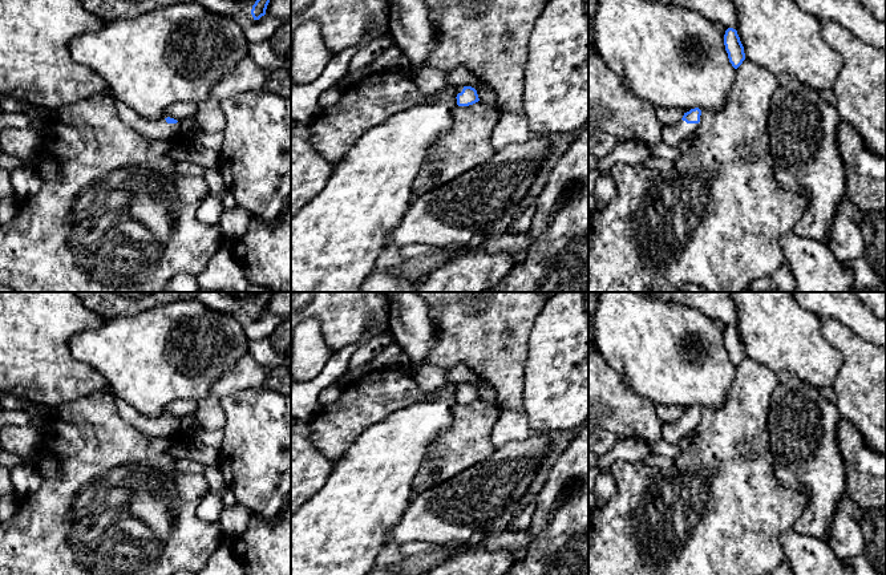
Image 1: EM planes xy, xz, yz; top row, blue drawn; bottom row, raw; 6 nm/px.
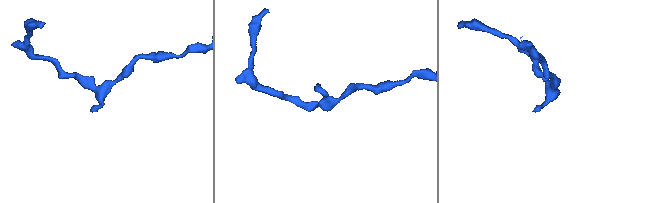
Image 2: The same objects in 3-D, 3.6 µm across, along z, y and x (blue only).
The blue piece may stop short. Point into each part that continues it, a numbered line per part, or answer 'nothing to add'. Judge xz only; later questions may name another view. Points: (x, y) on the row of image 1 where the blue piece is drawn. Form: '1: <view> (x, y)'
1: xz (429, 80)

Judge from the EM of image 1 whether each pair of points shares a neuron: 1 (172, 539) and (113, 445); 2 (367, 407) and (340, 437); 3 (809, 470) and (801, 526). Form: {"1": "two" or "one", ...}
{"1": "one", "2": "one", "3": "one"}

